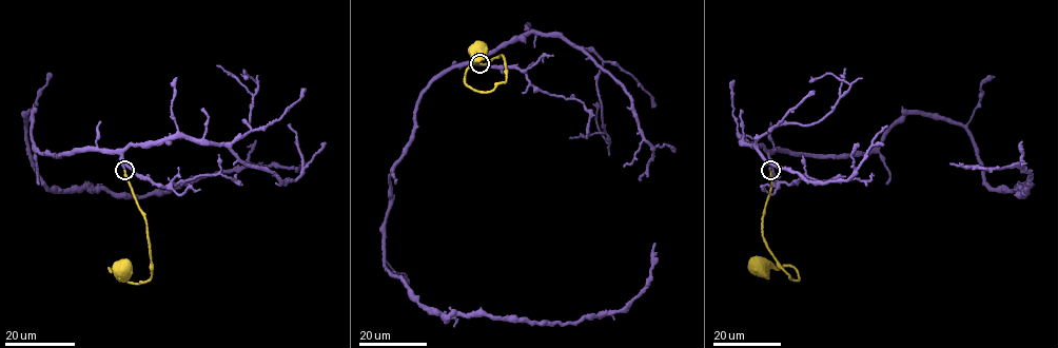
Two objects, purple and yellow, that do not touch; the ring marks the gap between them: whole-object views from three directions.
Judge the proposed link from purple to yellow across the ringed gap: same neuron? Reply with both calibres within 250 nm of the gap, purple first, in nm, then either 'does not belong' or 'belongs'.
190/200 nm | belongs

